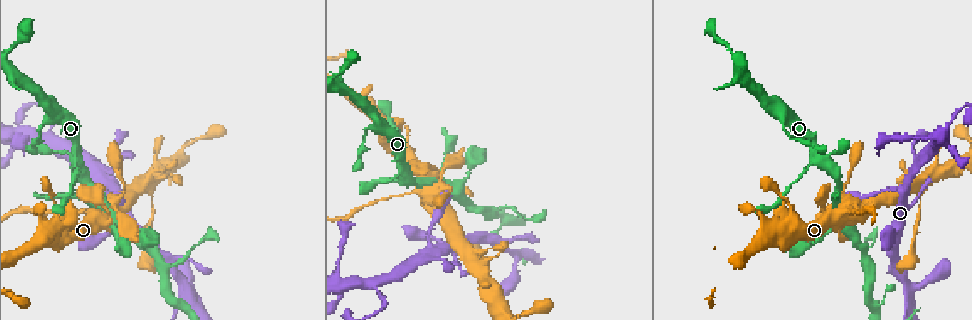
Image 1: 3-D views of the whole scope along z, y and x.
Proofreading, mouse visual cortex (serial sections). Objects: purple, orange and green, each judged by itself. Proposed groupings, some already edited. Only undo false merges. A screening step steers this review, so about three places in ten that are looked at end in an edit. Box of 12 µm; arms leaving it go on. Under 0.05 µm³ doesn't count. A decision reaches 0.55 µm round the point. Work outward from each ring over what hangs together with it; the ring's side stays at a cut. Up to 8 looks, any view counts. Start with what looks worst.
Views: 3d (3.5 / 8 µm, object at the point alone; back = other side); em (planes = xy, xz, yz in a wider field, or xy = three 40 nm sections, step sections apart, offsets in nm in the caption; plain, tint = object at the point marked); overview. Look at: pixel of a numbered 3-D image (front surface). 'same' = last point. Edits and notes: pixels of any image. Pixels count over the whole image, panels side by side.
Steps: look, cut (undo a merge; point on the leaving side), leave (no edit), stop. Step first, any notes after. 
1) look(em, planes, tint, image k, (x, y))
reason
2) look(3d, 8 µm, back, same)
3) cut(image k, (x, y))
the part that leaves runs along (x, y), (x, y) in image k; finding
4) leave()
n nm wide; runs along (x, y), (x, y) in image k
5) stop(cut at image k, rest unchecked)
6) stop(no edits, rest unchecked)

look(3d, 3.5 µm, image 1, (835, 190))
three-way junction

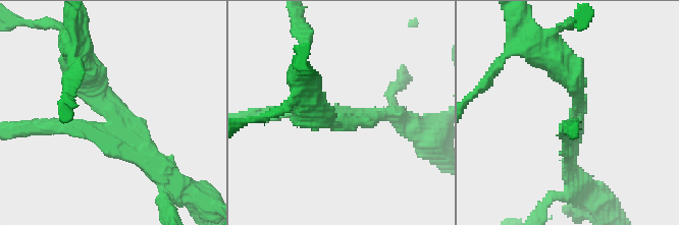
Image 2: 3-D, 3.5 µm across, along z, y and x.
look(em, xy, step 5, tint, image 2, (344, 121))

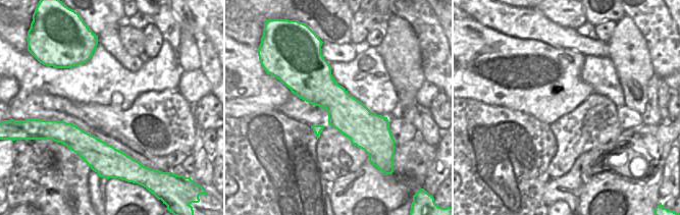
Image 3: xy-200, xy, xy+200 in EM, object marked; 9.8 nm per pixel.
leave()
runs along (81, 64), (162, 171) in image 2; one cell here

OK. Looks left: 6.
look(3d, 8 µm, image 1, (376, 281))

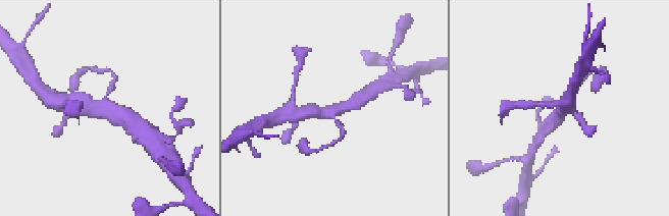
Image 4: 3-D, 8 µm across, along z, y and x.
look(em, planes, tint, image 4, (332, 111))
3 arms; arms of 150, 450, 450 nm

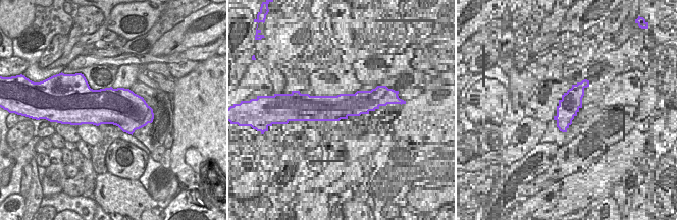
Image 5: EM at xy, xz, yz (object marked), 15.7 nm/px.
leave()
all the same cell

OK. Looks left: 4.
look(em, xy, step 1, tint, image 1, (514, 254))
abrupt turn

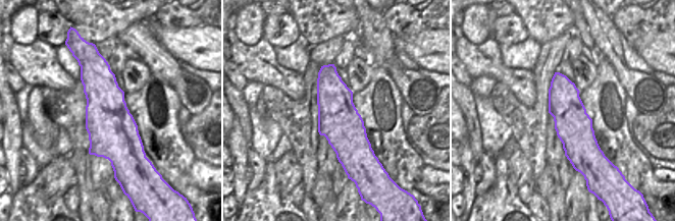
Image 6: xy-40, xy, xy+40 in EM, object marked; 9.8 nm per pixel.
look(3d, 3.5 µm, same)

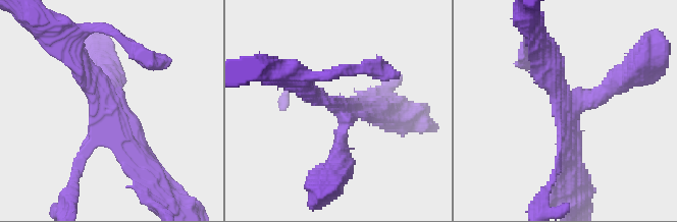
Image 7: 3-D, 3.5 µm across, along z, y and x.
leave()
4 arms; runs along (302, 86), (343, 114), (336, 167) in image 7; one cell here

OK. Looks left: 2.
stop(no edits, rest unchecked)

